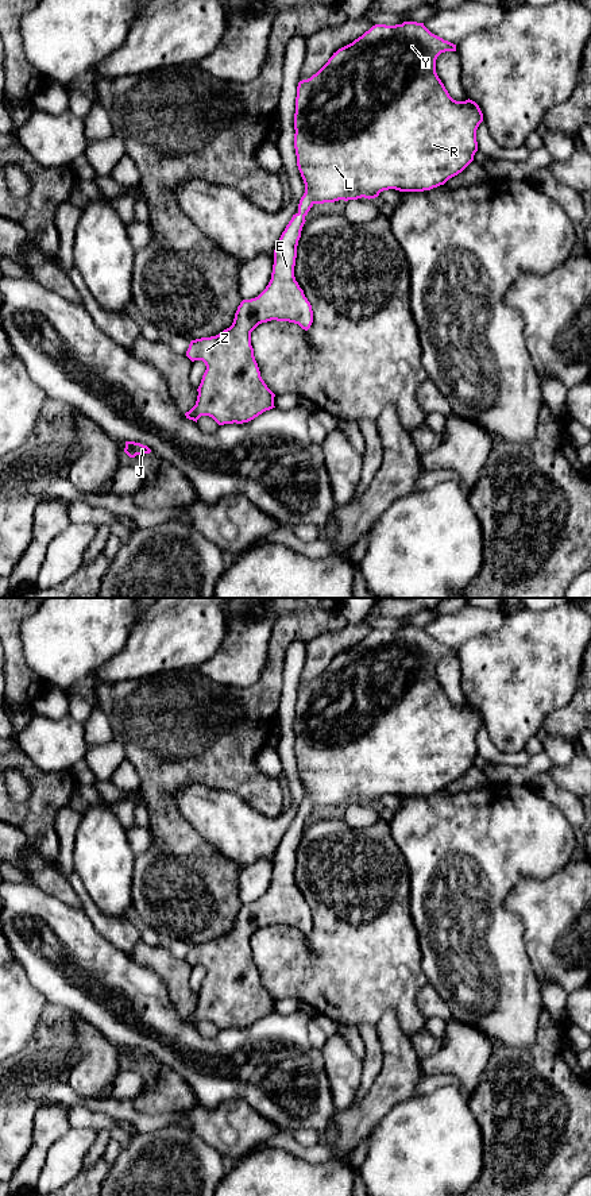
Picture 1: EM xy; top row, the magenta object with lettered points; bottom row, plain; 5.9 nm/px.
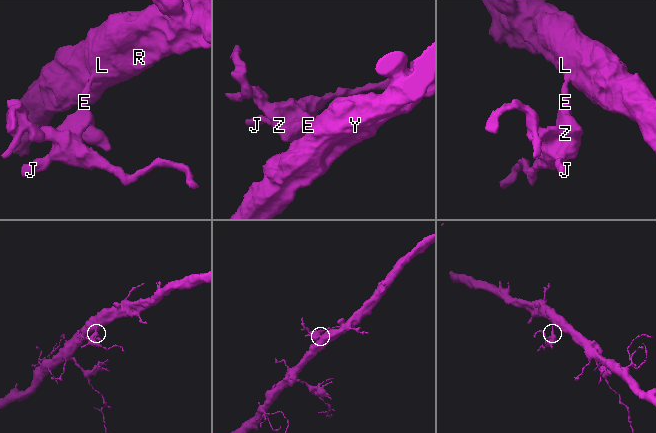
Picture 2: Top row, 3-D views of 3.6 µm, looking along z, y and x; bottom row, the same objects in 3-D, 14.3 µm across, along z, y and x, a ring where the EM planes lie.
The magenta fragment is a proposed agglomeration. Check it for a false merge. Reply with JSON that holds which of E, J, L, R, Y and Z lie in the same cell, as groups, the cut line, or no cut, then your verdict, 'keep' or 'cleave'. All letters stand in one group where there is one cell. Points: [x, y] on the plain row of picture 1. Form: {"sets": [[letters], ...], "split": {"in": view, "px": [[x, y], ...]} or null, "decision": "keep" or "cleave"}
{"sets": [["E", "J", "L", "R", "Y", "Z"]], "split": null, "decision": "keep"}

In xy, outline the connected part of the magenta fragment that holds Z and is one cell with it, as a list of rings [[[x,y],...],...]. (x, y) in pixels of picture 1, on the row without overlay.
[[[424,628],[375,629],[352,648],[339,653],[328,667],[310,683],[297,691],[294,718],[294,753],[297,771],[305,788],[298,817],[282,837],[275,854],[271,884],[255,903],[243,904],[237,911],[233,927],[221,938],[192,945],[186,961],[202,965],[206,975],[197,994],[196,1010],[185,1018],[186,1023],[212,1022],[219,1030],[243,1029],[254,1025],[274,1011],[275,999],[260,981],[251,950],[251,937],[262,927],[271,925],[298,929],[308,935],[313,927],[312,910],[294,881],[297,850],[305,829],[305,821],[314,809],[339,805],[375,803],[381,796],[424,796],[444,790],[461,778],[478,756],[476,734],[483,726],[479,710],[472,705],[453,705],[436,678],[436,664],[441,657],[456,656],[456,649],[432,638]]]

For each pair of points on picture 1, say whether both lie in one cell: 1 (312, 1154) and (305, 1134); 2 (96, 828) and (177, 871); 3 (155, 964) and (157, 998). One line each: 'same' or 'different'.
1: different
2: different
3: different

